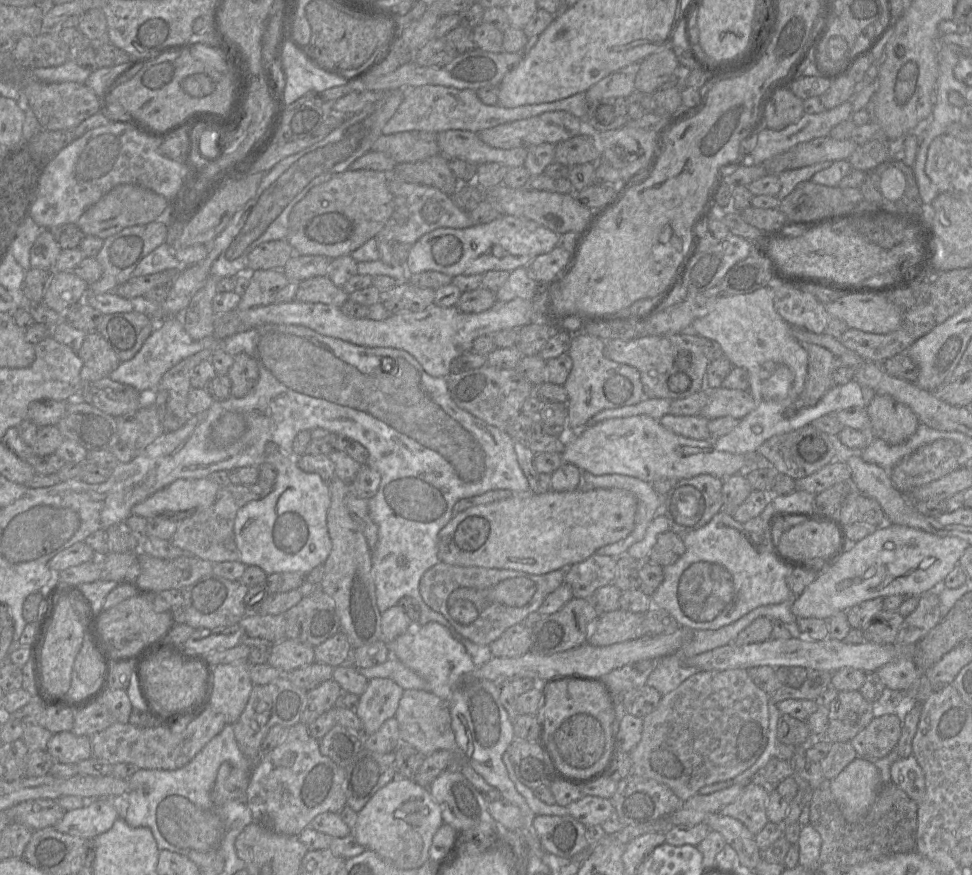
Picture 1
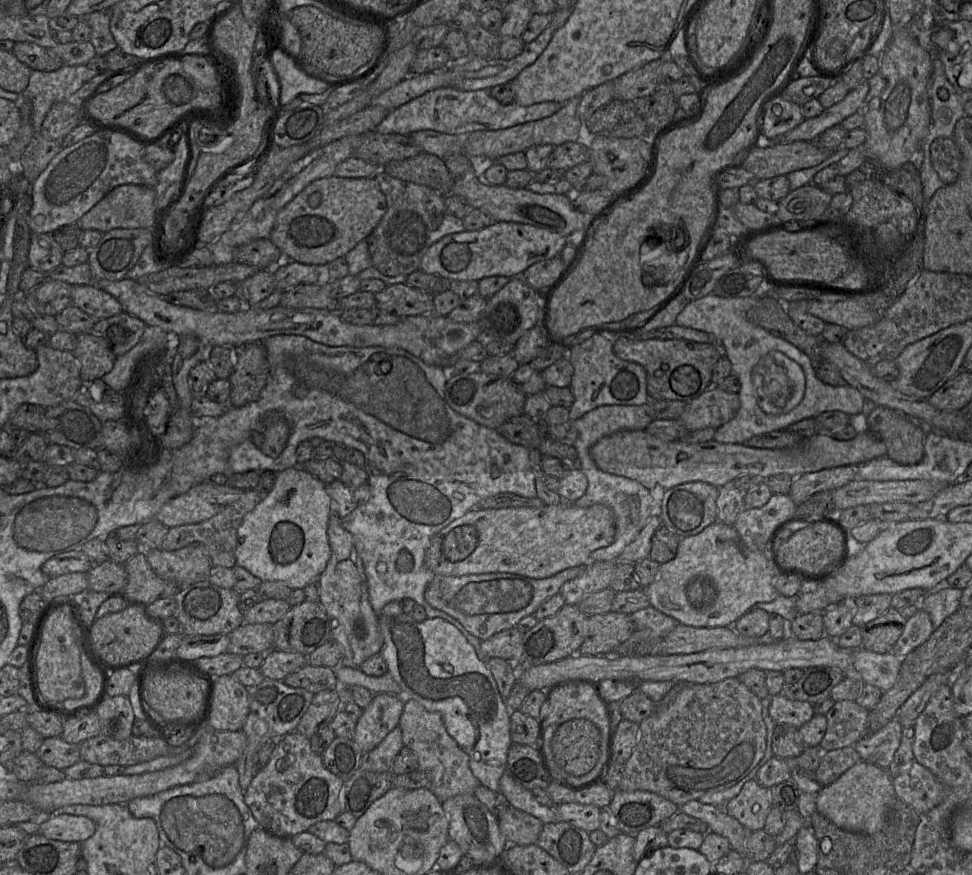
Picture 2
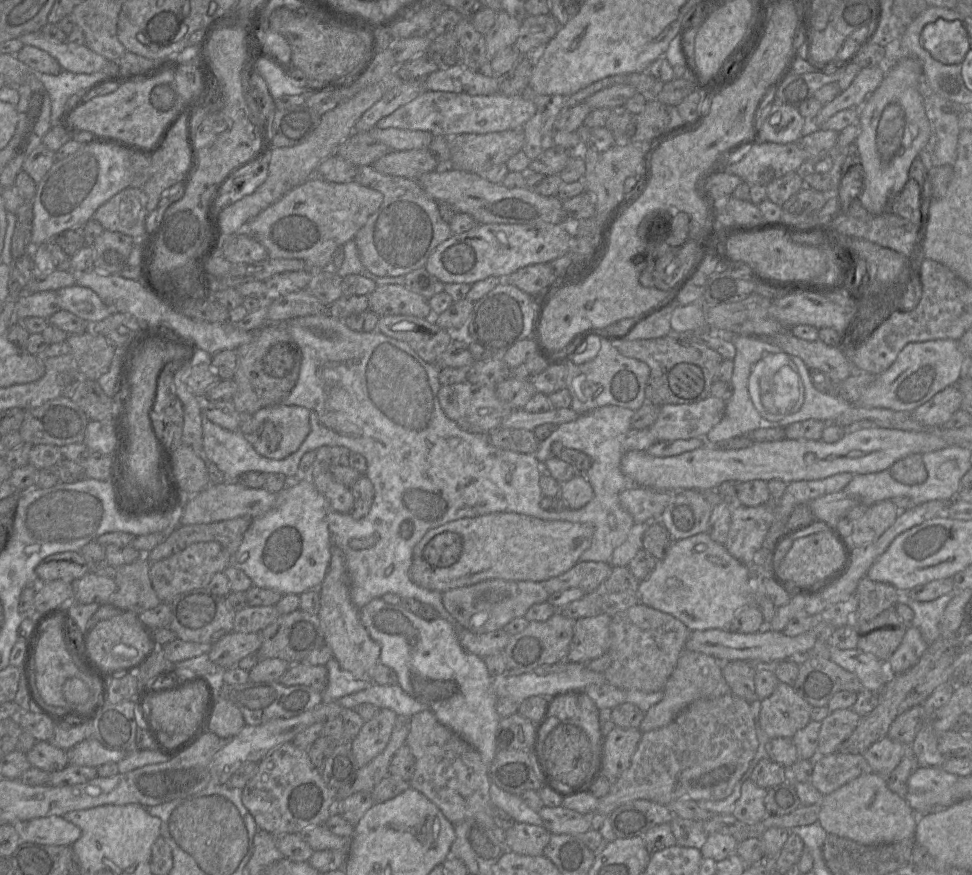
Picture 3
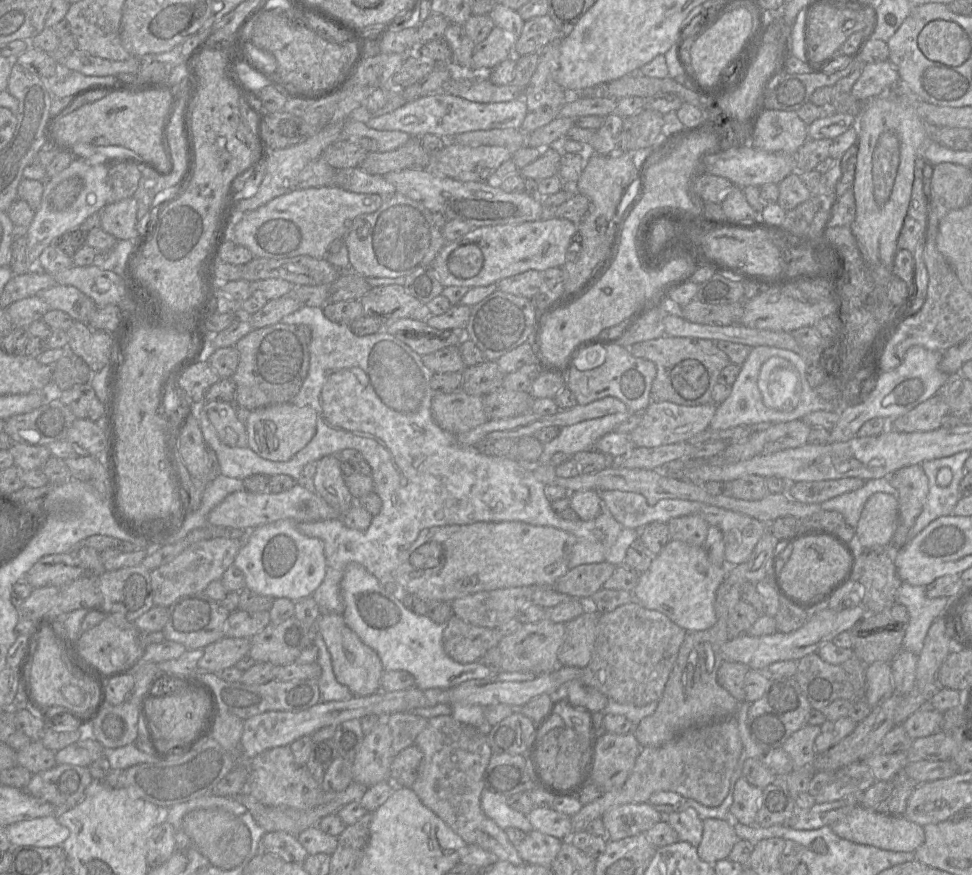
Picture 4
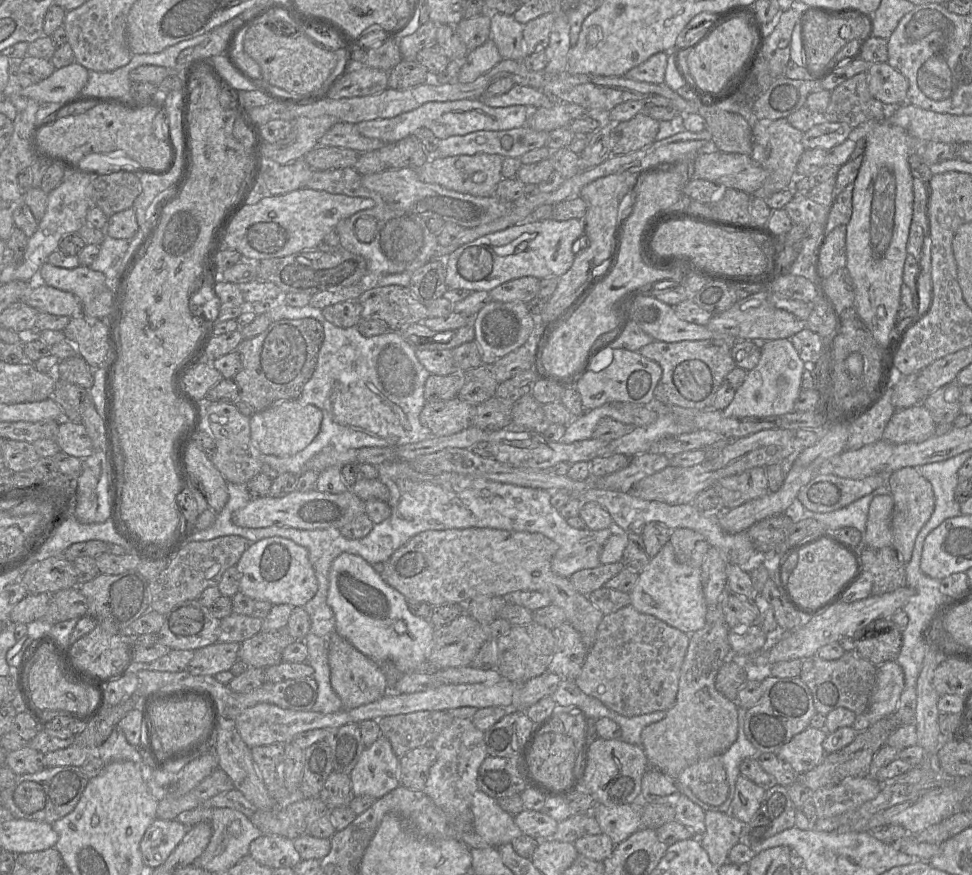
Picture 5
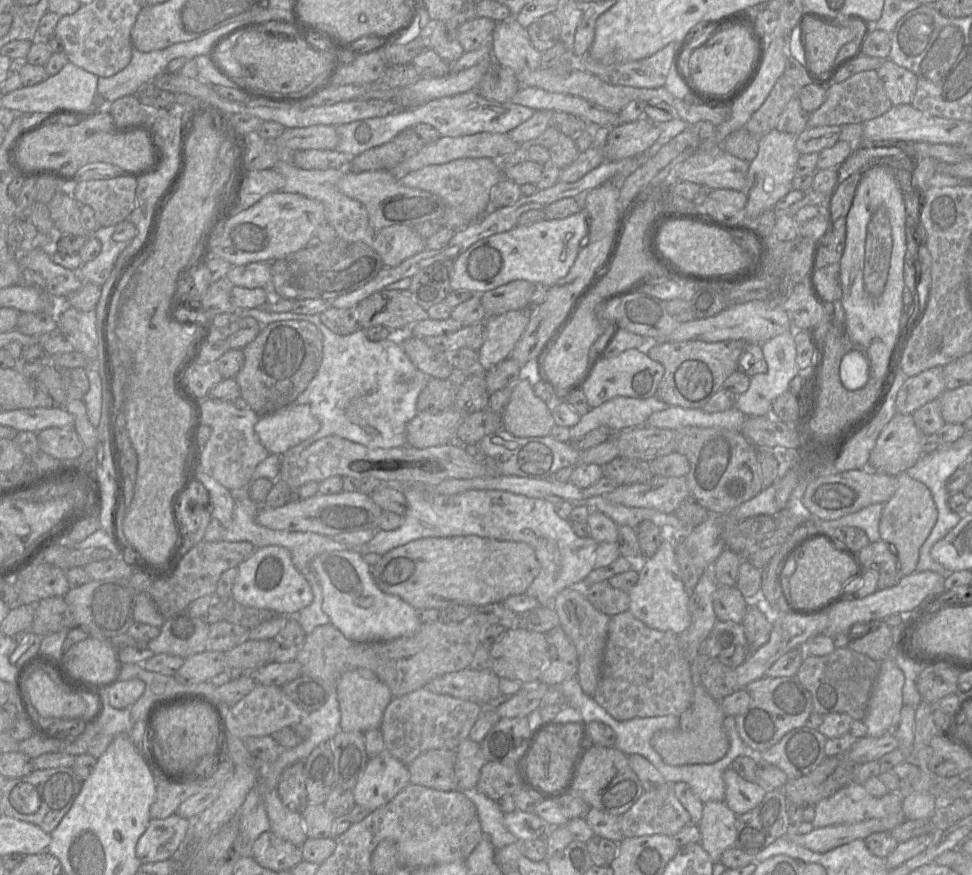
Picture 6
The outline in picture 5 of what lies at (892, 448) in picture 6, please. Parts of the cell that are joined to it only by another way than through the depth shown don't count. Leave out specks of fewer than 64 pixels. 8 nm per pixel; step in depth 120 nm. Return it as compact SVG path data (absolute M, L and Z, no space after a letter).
M916 404L896 410L882 439L894 444L923 442L934 435L936 425L929 410L923 404Z

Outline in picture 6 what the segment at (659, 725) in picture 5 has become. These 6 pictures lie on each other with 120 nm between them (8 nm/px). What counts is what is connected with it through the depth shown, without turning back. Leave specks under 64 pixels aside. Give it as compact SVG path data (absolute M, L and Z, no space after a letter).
M700 652L691 662L693 700L691 705L679 716L679 727L675 730L657 732L651 744L662 760L672 766L692 764L712 764L722 759L730 748L730 741L723 722L725 715L720 702L712 698L702 685L703 668L711 660Z

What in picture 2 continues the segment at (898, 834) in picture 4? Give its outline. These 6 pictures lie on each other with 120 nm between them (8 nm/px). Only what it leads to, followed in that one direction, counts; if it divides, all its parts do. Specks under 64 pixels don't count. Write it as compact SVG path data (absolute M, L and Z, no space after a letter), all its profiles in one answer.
M861 760L835 782L823 787L817 794L815 804L817 812L837 827L850 832L874 834L884 827L888 813L897 799L888 771Z

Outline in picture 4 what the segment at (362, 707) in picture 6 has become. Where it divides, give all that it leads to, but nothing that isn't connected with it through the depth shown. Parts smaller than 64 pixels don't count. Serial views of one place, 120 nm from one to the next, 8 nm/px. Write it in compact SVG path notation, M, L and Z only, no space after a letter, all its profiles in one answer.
M323 613L316 622L316 632L322 636L331 655L336 680L346 686L353 696L369 696L380 690L380 679L384 672L377 653L367 646L358 635L348 627L343 614Z

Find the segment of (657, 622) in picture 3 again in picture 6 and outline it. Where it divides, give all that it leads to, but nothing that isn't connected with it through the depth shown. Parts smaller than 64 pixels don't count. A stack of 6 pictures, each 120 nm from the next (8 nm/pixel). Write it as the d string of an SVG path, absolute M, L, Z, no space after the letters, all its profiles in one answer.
M627 610L612 616L604 651L603 667L593 699L618 721L633 718L679 717L692 703L691 663L683 656L678 634L650 628Z

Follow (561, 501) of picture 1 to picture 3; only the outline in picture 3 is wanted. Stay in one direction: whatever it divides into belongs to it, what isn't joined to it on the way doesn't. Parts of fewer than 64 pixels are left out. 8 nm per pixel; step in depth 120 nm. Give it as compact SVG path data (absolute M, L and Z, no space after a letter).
M515 512L461 518L426 532L413 549L409 576L418 586L441 593L490 579L541 582L563 574L576 565L582 553L591 546L593 534L591 524L543 520Z

